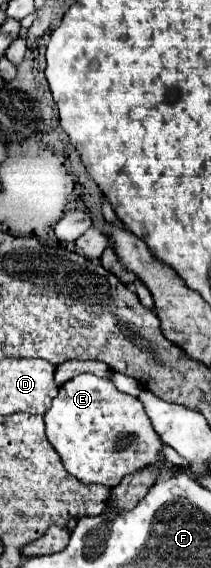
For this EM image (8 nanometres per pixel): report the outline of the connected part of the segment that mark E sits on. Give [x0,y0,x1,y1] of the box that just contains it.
[44,373,160,487]

